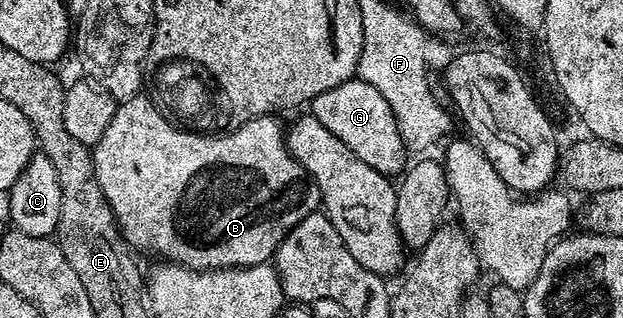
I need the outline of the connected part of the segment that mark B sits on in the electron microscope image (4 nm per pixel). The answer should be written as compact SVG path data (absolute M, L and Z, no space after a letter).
M139 93L130 99L121 100L112 121L108 121L108 129L104 129L104 137L100 137L100 141L92 148L96 181L100 181L100 189L104 189L104 197L127 243L134 249L147 247L150 251L159 251L162 254L159 256L165 257L169 262L190 267L194 271L217 271L220 267L251 267L270 263L275 258L284 237L295 225L304 221L304 217L315 214L322 201L320 189L307 175L306 170L290 156L284 127L277 123L274 115L259 115L257 119L250 119L239 131L231 135L183 131L163 115L161 107L153 98L145 99L144 96L145 94Z

